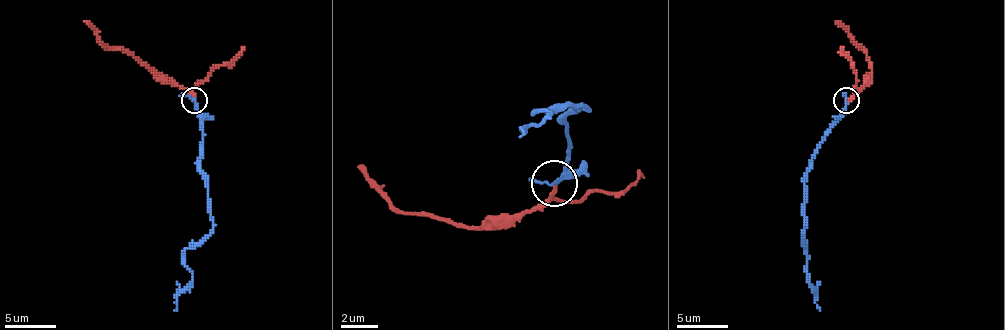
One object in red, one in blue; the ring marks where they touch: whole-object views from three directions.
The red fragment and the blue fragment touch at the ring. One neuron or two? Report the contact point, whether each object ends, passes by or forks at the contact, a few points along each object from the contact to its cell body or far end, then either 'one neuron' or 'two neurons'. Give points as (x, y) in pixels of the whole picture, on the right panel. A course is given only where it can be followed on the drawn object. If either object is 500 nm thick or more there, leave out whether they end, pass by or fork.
(846, 100) | red ends | blue passes by | red via (848, 101), (858, 91), (871, 67), (864, 49), (835, 21) | blue via (846, 101), (843, 116), (830, 129), (807, 173), (804, 222), (807, 282), (820, 310) | one neuron

